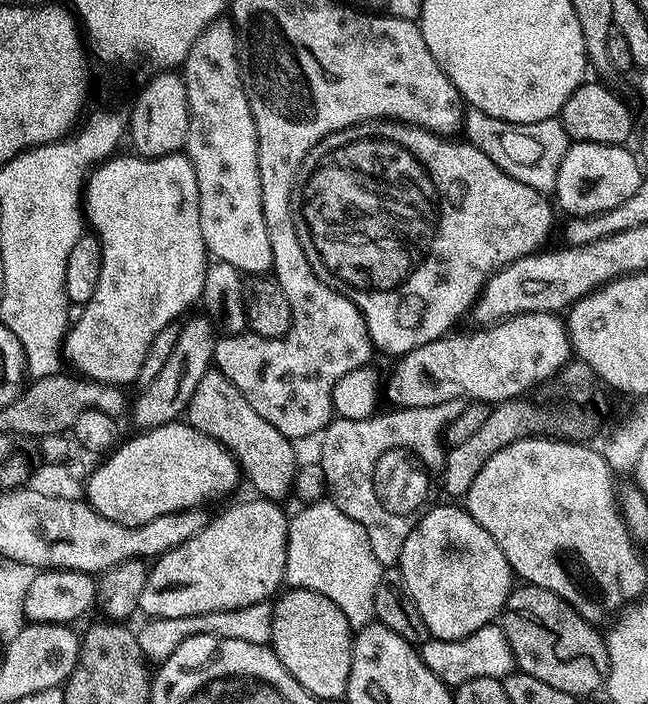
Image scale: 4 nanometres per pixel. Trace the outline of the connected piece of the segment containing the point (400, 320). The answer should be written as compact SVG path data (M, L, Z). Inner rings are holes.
M367 120L364 124L355 124L322 138L312 147L310 154L306 154L292 182L290 211L296 237L314 274L323 284L354 302L377 353L385 352L392 356L391 358L399 358L418 346L426 346L426 342L434 342L440 336L449 335L456 319L471 309L485 282L498 269L505 268L510 262L523 256L531 256L543 245L540 243L552 232L553 205L550 200L548 205L548 200L545 193L534 190L510 178L510 174L498 170L498 166L494 166L494 162L490 162L490 158L486 158L486 154L468 143L467 139L440 136L437 132L413 124L401 124L398 120Z

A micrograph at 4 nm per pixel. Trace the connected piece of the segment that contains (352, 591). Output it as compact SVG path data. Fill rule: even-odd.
M317 500L307 503L296 516L295 514L289 519L287 530L287 552L286 552L286 570L284 571L285 583L291 588L310 589L315 593L320 593L324 597L334 602L336 606L344 615L349 625L355 630L357 628L364 628L366 625L373 623L375 616L374 612L374 593L378 586L378 581L383 572L383 568L378 560L374 556L374 552L370 547L370 540L366 536L366 530L363 530L362 526L358 525L358 522L350 518L349 515L342 513L335 503L331 500Z

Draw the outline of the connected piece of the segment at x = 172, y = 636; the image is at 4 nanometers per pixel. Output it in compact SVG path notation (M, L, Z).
M265 602L238 610L198 614L190 618L148 618L143 622L145 624L138 628L136 637L144 659L148 662L163 662L170 658L170 654L174 654L174 650L178 650L178 646L182 646L182 642L186 642L186 638L198 634L214 634L222 638L242 638L242 642L268 644L272 638L272 604Z

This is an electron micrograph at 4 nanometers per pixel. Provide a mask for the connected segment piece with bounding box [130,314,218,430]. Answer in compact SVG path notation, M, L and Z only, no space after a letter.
M189 315L180 324L174 354L166 358L166 366L162 366L162 371L156 375L154 382L150 382L150 386L139 393L141 396L137 400L131 401L130 419L137 424L135 426L137 429L147 430L179 421L187 413L190 398L194 398L194 390L198 390L198 382L213 367L212 355L216 349L218 336L207 315L199 315Z

